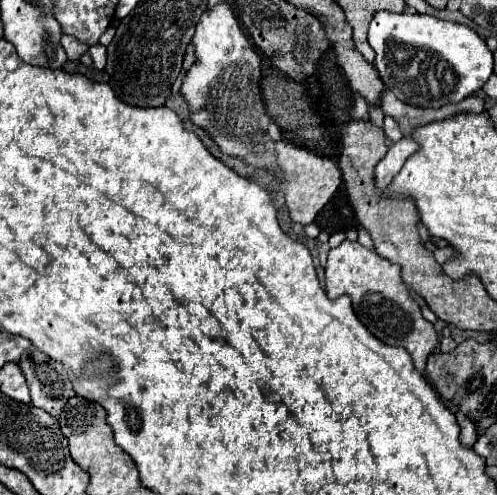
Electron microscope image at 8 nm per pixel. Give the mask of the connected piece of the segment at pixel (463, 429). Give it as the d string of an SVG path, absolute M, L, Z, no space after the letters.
M458 416L458 426L460 426L460 442L466 448L472 448L476 442L476 432L474 428L468 424L468 420L464 420L464 416Z

